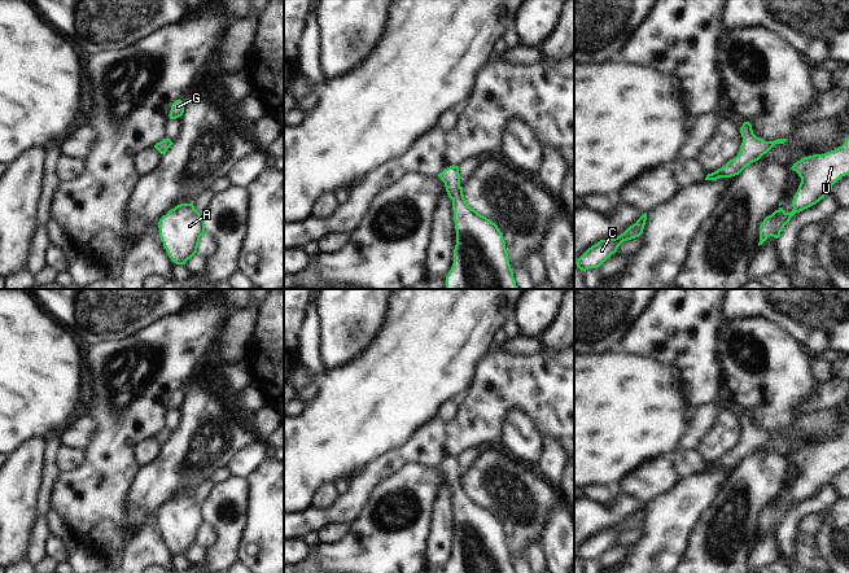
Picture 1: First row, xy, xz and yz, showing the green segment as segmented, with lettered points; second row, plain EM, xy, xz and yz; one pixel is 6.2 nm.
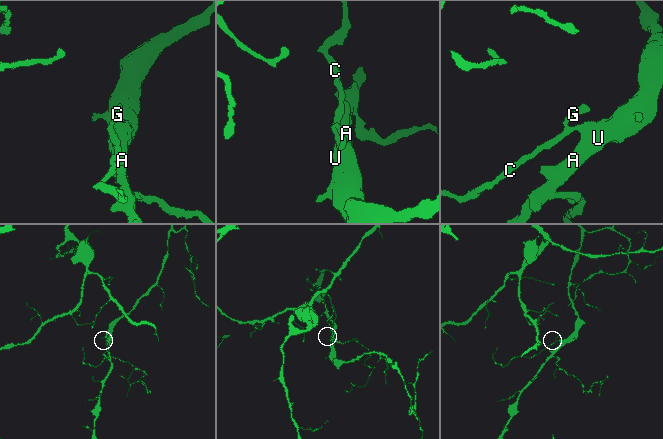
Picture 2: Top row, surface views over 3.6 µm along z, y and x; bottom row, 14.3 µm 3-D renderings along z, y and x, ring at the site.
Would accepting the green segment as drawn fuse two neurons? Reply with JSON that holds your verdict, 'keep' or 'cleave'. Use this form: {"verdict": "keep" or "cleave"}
{"verdict": "keep"}

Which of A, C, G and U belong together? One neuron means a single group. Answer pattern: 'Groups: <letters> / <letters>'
Groups: A C G U.

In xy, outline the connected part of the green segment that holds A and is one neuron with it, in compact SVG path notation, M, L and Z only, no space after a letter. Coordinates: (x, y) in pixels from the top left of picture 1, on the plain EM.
M193 493L180 494L169 500L158 512L159 528L176 555L185 555L196 543L200 528L205 525L205 509Z

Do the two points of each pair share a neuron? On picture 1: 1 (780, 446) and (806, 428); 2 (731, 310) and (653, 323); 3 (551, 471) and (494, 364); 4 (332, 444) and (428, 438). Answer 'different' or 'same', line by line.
1: same
2: different
3: different
4: different

